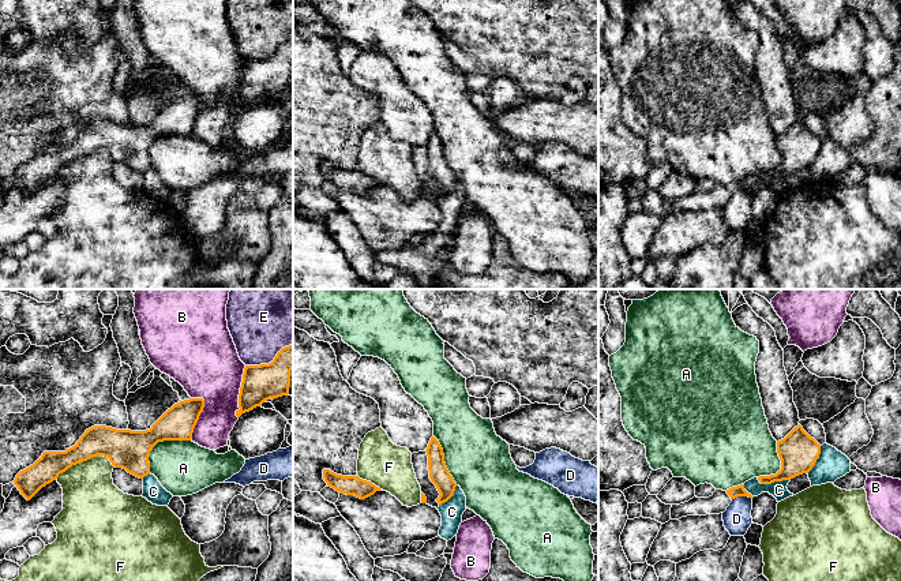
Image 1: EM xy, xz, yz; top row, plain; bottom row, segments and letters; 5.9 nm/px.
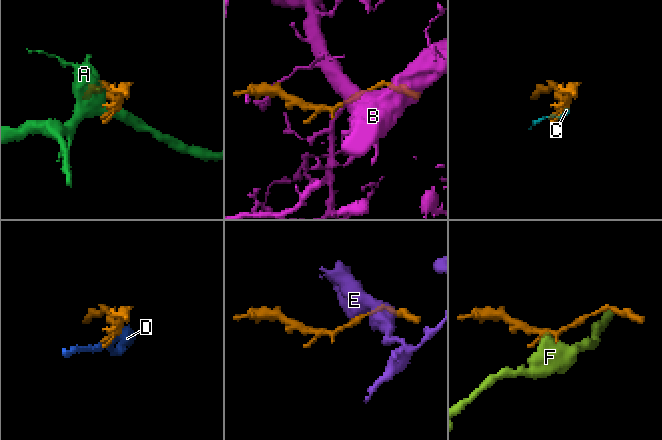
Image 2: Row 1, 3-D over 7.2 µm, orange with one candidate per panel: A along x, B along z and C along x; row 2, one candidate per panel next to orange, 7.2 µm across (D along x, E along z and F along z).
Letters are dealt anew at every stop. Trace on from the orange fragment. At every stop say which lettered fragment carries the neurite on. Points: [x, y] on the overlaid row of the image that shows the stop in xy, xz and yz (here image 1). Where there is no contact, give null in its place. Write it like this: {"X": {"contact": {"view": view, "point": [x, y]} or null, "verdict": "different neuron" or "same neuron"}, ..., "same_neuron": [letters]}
{"A": {"contact": {"view": "xy", "point": [158, 441]}, "verdict": "different neuron"}, "B": {"contact": {"view": "xy", "point": [240, 392]}, "verdict": "different neuron"}, "C": {"contact": {"view": "yz", "point": [773, 482]}, "verdict": "different neuron"}, "D": {"contact": {"view": "yz", "point": [742, 495]}, "verdict": "different neuron"}, "E": {"contact": {"view": "xy", "point": [269, 363]}, "verdict": "different neuron"}, "F": {"contact": {"view": "xy", "point": [85, 460]}, "verdict": "different neuron"}, "same_neuron": []}

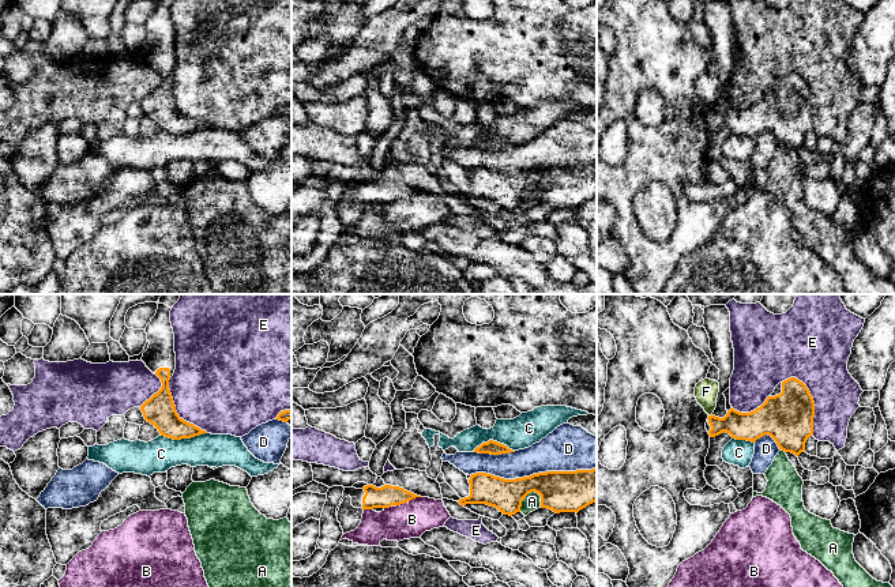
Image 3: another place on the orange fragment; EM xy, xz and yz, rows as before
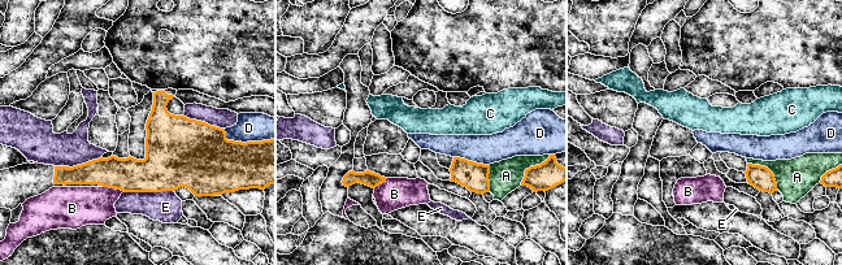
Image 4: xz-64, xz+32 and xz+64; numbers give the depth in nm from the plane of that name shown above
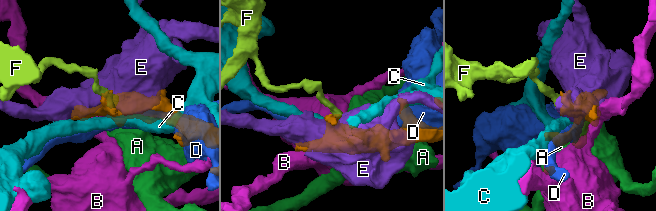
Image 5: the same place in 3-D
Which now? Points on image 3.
{"A": {"contact": {"view": "xz", "point": [526, 495]}, "verdict": "different neuron"}, "B": {"contact": {"view": "xz", "point": [407, 500]}, "verdict": "different neuron"}, "C": {"contact": {"view": "xy", "point": [183, 437]}, "verdict": "different neuron"}, "D": {"contact": {"view": "xz", "point": [533, 474]}, "verdict": "different neuron"}, "E": {"contact": {"view": "yz", "point": [813, 403]}, "verdict": "different neuron"}, "F": {"contact": {"view": "yz", "point": [711, 414]}, "verdict": "different neuron"}, "same_neuron": []}

